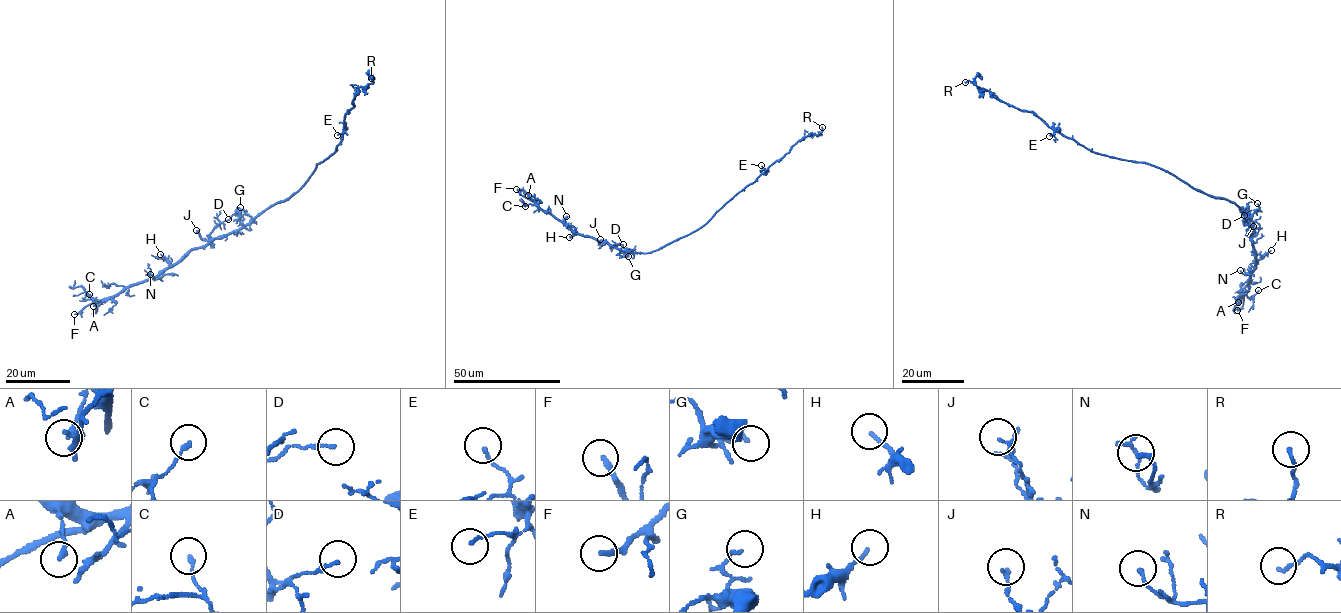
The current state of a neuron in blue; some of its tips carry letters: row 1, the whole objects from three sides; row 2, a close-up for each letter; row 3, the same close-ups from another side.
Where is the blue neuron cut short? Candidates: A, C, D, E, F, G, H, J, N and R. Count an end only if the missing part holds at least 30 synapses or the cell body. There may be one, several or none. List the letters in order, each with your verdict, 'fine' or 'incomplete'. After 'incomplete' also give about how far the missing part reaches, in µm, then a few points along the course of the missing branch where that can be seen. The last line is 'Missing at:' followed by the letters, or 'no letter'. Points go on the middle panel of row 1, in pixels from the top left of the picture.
A: fine
C: fine
D: fine
E: fine
F: incomplete; about 35 µm are missing; missing branch runs (516, 189), (511, 181), (502, 179), (476, 208)
G: fine
H: fine
J: fine
N: fine
R: fine
Missing at: F

